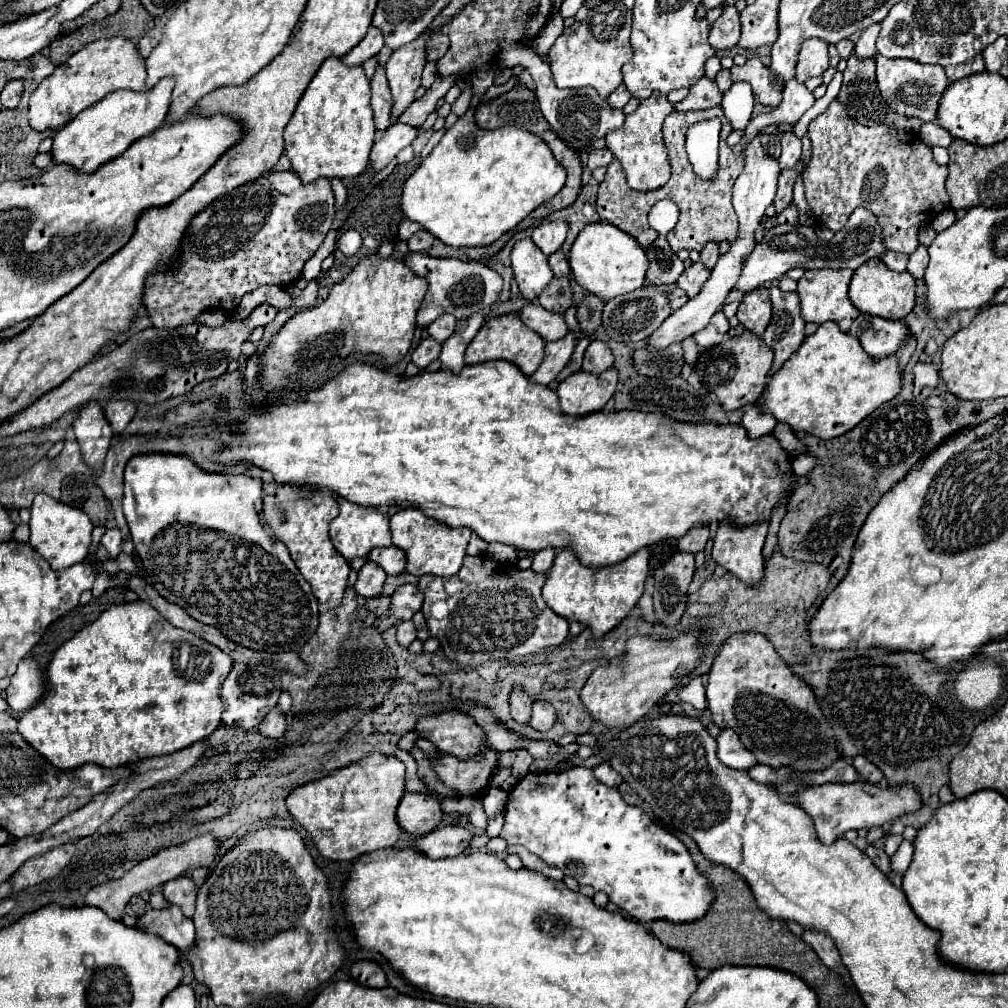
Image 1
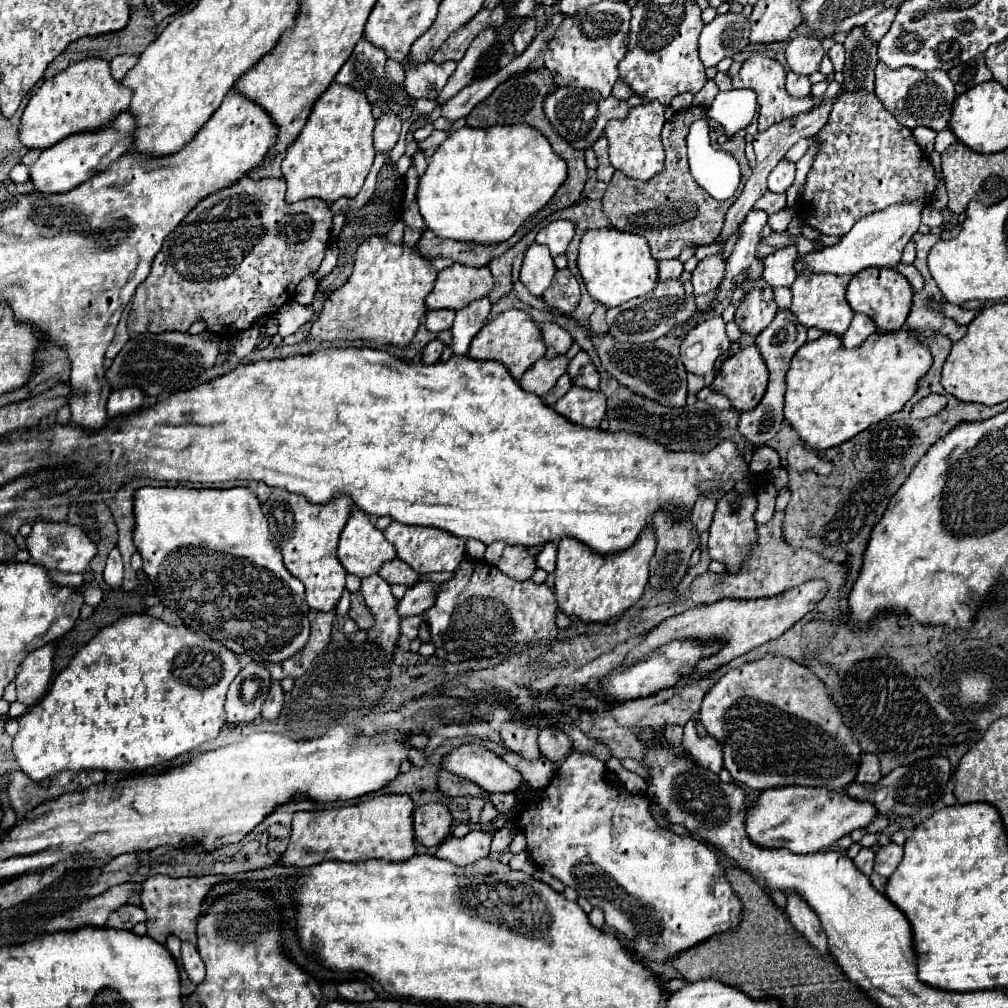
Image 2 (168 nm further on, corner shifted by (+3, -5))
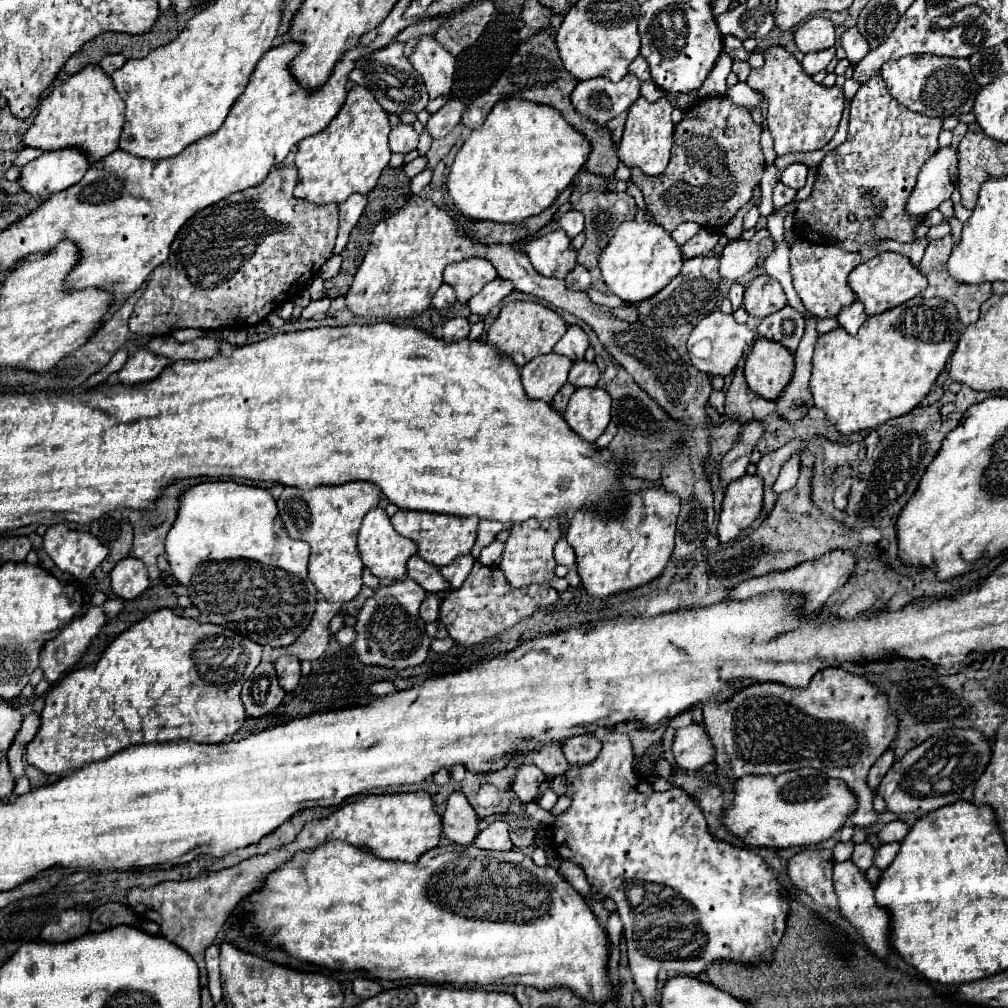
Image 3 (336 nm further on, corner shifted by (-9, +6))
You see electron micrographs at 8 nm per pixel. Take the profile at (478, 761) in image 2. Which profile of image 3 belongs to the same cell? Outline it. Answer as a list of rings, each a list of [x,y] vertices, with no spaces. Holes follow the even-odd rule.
[[[522,765],[520,775],[514,779],[514,793],[522,803],[532,803],[538,797],[540,783],[546,781],[546,775],[536,765]]]

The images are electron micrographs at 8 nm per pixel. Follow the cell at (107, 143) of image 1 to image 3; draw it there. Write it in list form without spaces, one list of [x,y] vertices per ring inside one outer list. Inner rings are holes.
[[[60,149],[58,153],[42,153],[20,169],[20,187],[32,197],[48,197],[78,183],[90,165],[82,153]]]

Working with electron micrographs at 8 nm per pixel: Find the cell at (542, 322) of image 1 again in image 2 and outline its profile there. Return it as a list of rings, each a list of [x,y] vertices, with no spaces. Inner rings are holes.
[[[546,322],[540,330],[542,330],[542,340],[546,344],[546,356],[566,354],[566,350],[572,344],[572,336],[568,330],[558,326],[556,322]]]

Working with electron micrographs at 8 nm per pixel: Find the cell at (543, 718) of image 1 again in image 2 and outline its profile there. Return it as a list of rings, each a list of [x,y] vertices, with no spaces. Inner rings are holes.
[[[550,728],[540,730],[538,746],[540,746],[542,756],[546,756],[548,760],[562,760],[566,756],[566,752],[572,750],[570,738],[564,732],[550,730]]]

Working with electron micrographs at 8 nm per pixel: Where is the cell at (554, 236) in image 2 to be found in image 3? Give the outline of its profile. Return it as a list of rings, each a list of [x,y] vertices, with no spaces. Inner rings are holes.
[[[574,209],[562,213],[558,217],[558,223],[560,223],[560,229],[564,229],[570,239],[574,239],[584,229],[584,217],[582,217],[580,211],[574,211]]]

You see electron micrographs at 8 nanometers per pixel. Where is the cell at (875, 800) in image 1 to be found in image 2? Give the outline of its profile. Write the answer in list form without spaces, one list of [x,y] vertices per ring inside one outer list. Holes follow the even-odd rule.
[[[782,786],[770,788],[760,794],[756,806],[750,808],[746,816],[746,832],[758,846],[788,848],[796,854],[820,852],[852,830],[866,828],[878,818],[876,806],[868,800],[856,800],[846,796],[846,792],[836,792],[828,788],[808,788],[808,786]]]

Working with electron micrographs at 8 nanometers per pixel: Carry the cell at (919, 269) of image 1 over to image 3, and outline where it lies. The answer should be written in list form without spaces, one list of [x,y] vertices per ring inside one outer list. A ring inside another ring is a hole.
[[[952,235],[948,237],[942,237],[942,239],[934,239],[928,243],[926,247],[926,253],[920,261],[920,271],[928,277],[928,287],[926,291],[922,293],[922,297],[942,297],[950,303],[954,303],[958,307],[958,313],[960,313],[960,321],[964,325],[970,325],[978,319],[980,315],[980,305],[992,295],[992,289],[990,289],[990,283],[980,283],[980,285],[968,285],[968,283],[958,283],[954,281],[950,275],[948,275],[948,269],[946,269],[946,261],[950,257],[950,251],[952,251]]]

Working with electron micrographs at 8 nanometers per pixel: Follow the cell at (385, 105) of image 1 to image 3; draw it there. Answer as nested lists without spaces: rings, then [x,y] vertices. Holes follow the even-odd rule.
[[[400,123],[398,127],[392,129],[390,133],[390,151],[392,153],[410,153],[418,147],[418,133],[414,131],[412,125],[406,125],[406,123]]]

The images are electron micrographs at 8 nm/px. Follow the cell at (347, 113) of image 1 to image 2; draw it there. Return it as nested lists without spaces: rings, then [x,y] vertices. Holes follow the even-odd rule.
[[[332,82],[314,102],[306,126],[288,146],[282,160],[282,174],[288,182],[286,200],[292,204],[306,198],[320,198],[330,204],[342,196],[356,196],[376,154],[372,146],[372,128],[374,116],[368,98],[352,86]]]

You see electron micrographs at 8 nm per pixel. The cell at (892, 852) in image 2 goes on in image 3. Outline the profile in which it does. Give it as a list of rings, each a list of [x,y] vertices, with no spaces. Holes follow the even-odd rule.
[[[886,843],[886,845],[878,847],[876,857],[874,857],[874,867],[886,869],[890,865],[890,861],[894,861],[898,851],[900,851],[900,843]]]

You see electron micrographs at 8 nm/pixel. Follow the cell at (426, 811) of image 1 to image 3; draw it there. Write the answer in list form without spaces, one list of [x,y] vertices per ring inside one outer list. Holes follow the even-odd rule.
[[[462,793],[450,795],[446,811],[442,815],[442,831],[456,845],[472,845],[476,835],[480,833],[478,815],[474,813],[466,797],[462,797]]]

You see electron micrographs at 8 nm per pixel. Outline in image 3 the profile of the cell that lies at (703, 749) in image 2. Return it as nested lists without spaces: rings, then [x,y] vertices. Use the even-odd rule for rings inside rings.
[[[696,723],[682,727],[674,735],[672,753],[676,765],[684,771],[696,771],[706,763],[712,763],[714,749],[710,749],[710,741],[704,735],[704,729]]]

